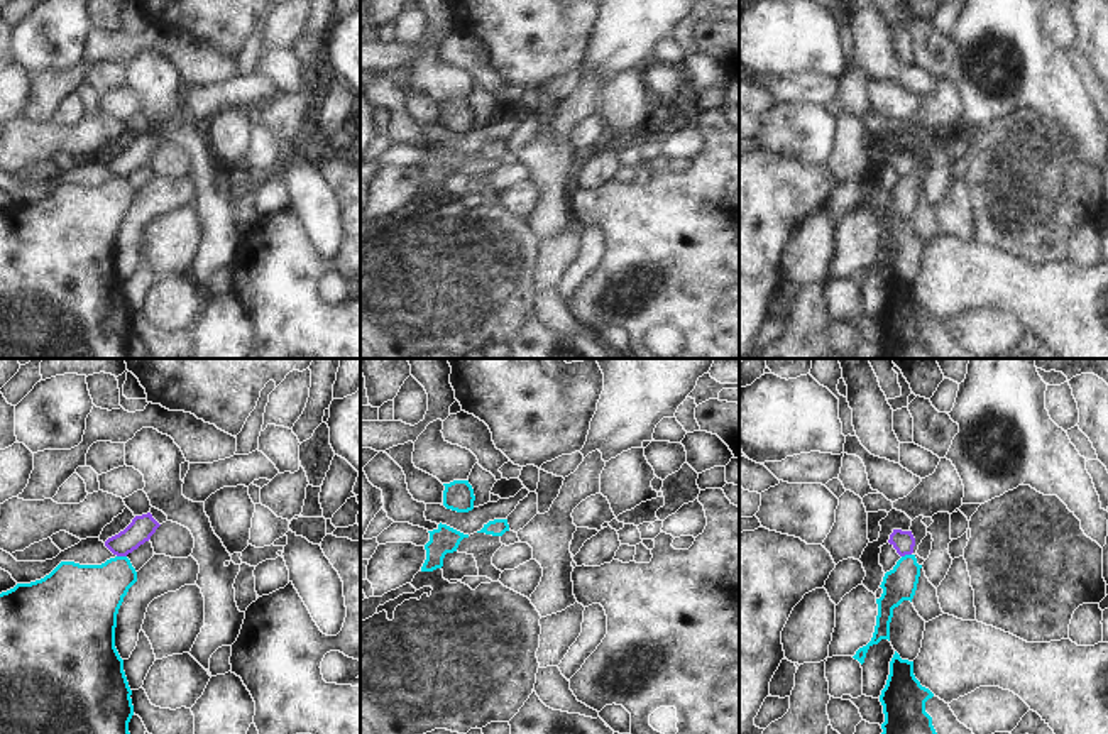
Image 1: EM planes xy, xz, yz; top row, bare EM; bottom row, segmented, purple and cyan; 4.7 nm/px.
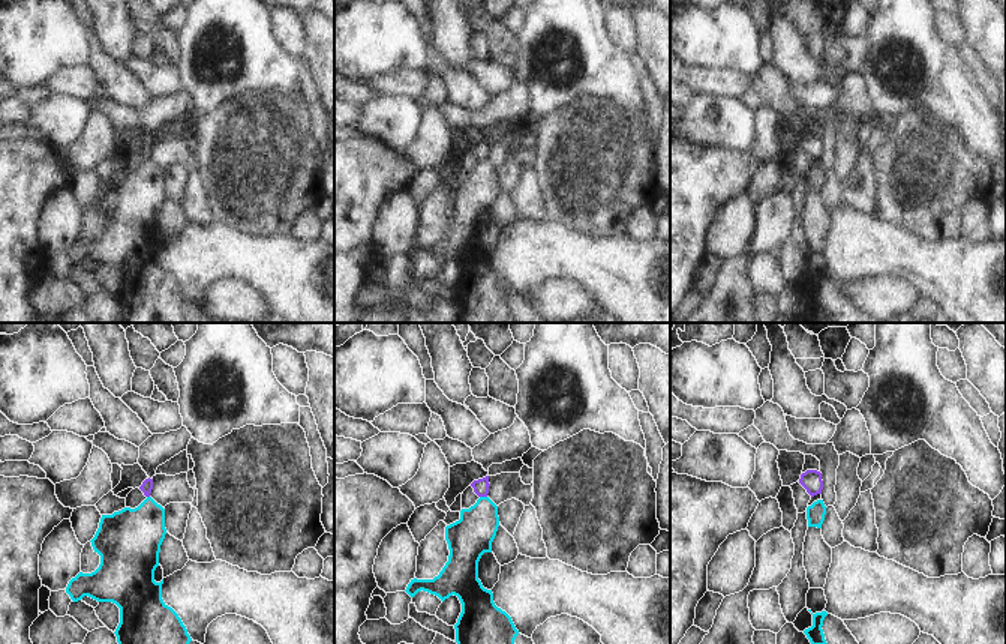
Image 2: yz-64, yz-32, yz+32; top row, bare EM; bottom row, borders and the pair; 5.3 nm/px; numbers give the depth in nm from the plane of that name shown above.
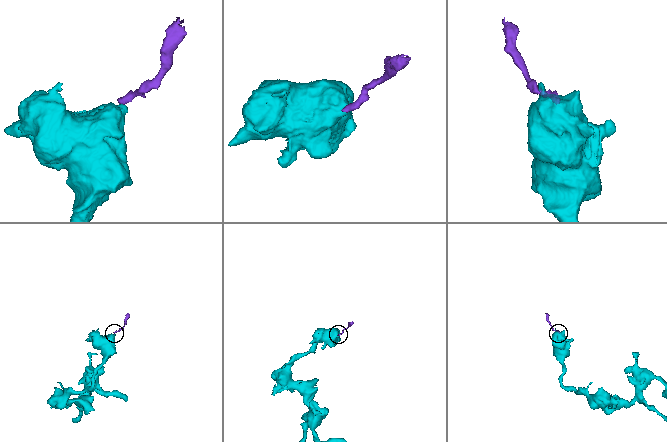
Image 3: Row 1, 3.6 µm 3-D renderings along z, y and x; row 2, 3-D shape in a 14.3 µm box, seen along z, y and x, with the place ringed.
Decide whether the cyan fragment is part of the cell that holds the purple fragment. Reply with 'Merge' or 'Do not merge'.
Do not merge

